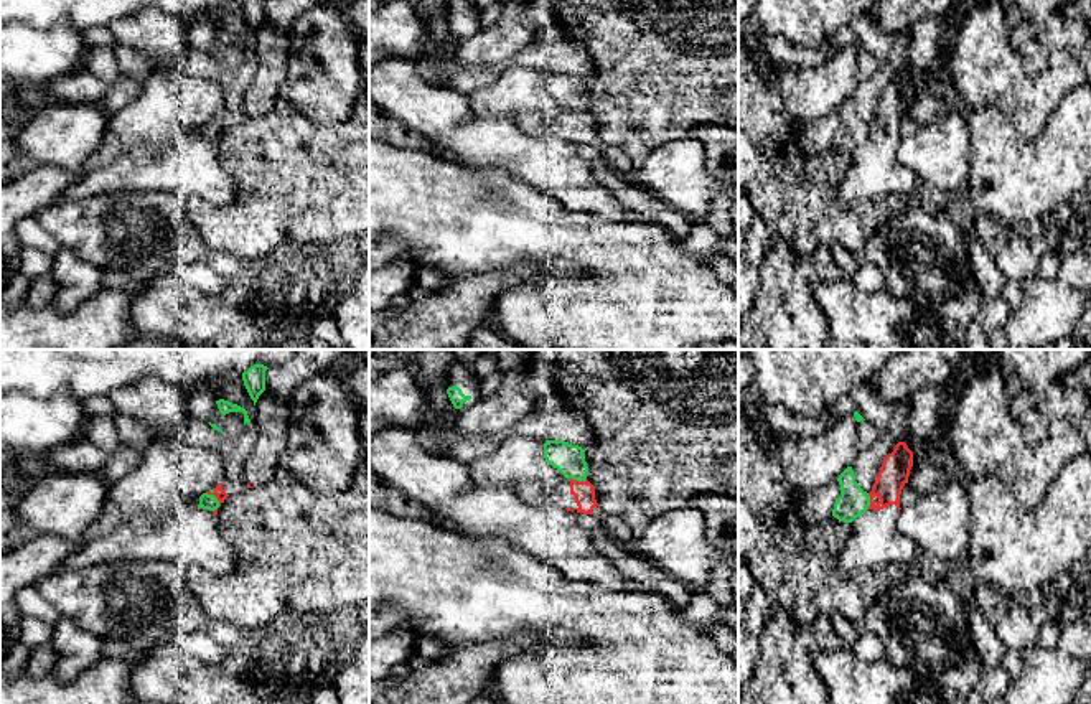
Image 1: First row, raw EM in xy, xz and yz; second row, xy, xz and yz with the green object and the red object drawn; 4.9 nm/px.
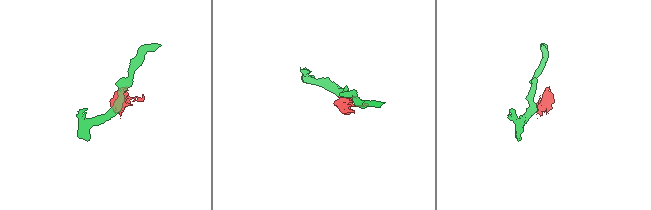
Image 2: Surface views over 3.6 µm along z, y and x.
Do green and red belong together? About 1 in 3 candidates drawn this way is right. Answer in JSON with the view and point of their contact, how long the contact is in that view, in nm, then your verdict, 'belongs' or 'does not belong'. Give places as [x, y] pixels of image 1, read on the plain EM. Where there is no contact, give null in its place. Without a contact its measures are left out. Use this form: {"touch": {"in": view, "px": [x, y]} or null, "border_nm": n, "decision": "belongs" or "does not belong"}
{"touch": {"in": "xy", "px": [215, 127]}, "border_nm": 100, "decision": "does not belong"}

